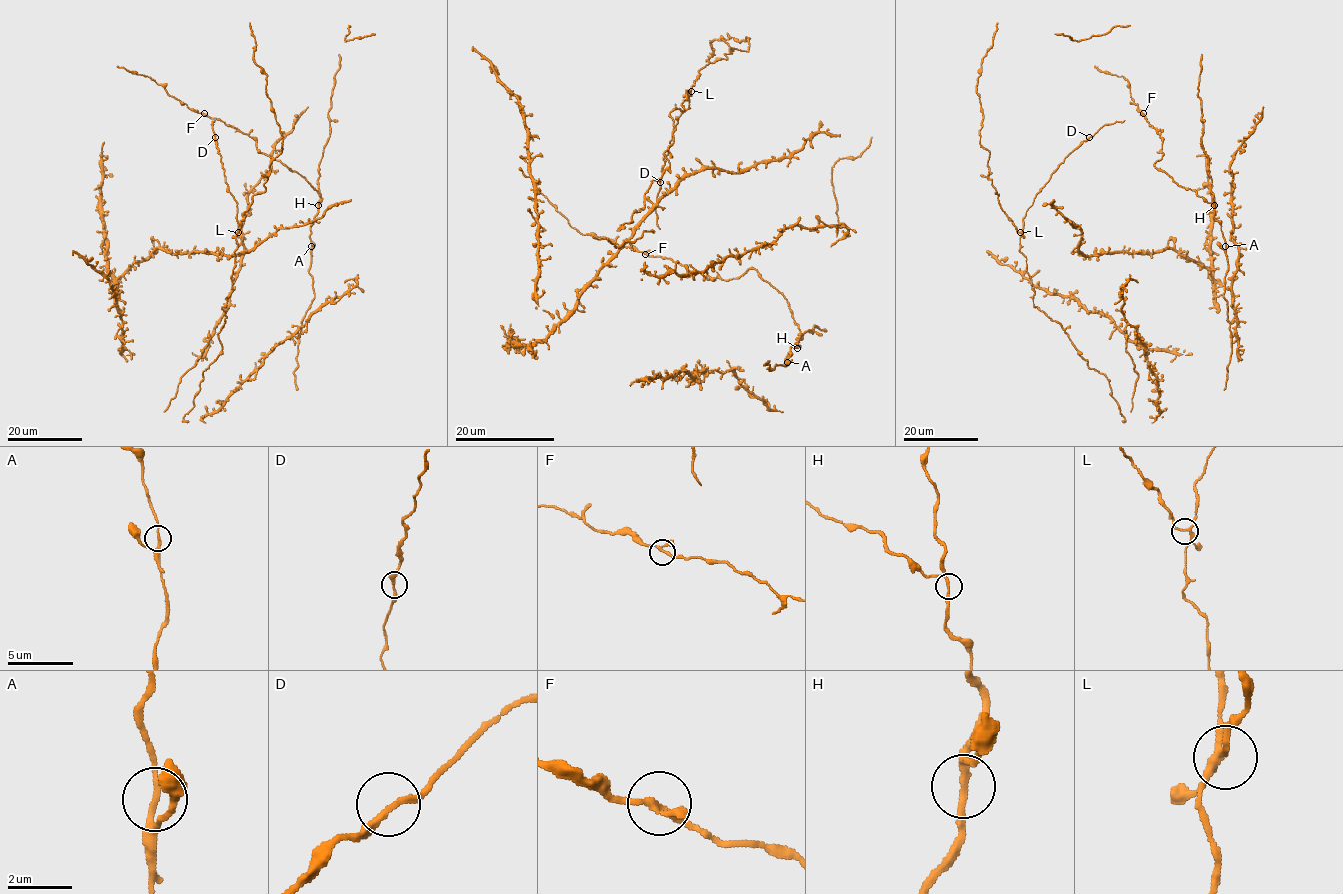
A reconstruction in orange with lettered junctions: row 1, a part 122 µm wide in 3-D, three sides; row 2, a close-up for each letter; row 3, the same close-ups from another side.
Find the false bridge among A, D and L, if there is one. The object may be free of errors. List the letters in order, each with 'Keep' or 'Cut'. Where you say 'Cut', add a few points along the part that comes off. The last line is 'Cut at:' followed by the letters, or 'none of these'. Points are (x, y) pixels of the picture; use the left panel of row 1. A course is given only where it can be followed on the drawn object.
A: Keep
D: Keep
L: Keep
Cut at: none of these

